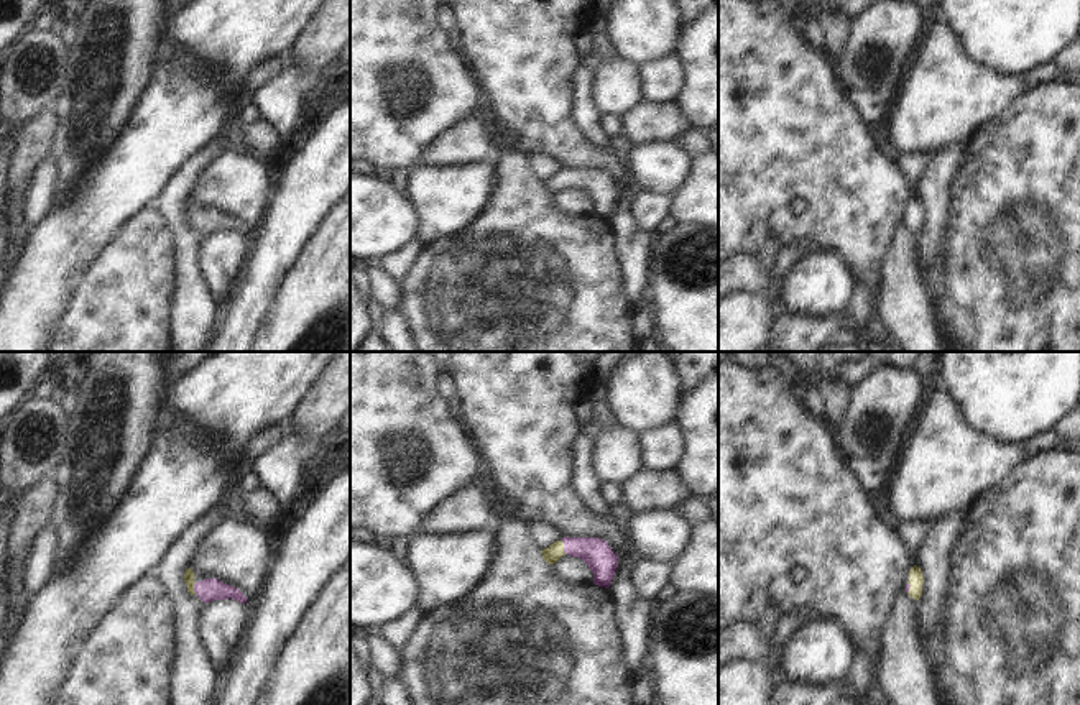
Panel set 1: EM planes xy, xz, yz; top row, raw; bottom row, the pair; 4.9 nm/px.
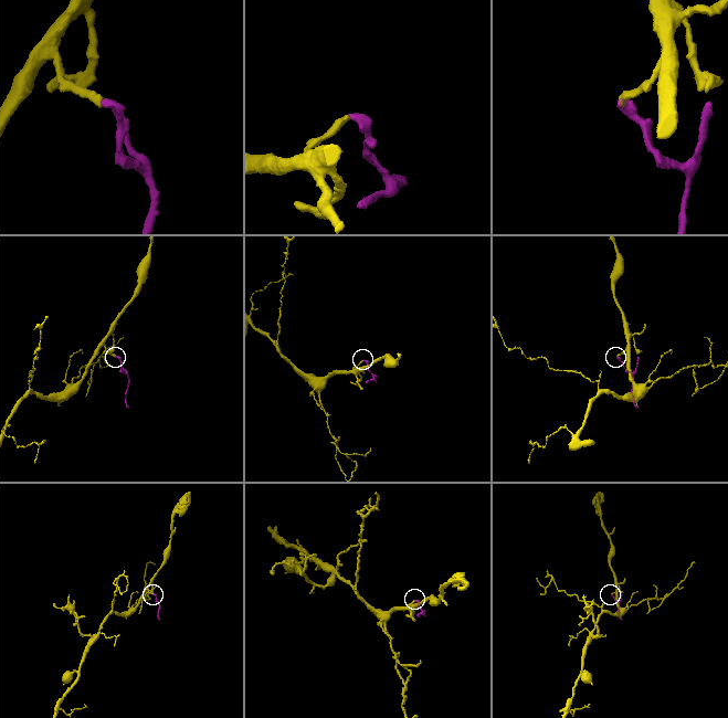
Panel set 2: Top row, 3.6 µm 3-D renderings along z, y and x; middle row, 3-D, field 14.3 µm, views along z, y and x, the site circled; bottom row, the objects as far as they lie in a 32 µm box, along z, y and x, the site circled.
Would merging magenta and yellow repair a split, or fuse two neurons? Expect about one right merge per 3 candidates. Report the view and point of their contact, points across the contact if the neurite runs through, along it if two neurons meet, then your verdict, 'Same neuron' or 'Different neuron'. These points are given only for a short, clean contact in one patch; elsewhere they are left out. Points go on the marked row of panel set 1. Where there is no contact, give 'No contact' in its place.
Touches magenta at xz (564, 548). Path across: xz (595, 552), (586, 548), (564, 548), (551, 554). Same neuron.

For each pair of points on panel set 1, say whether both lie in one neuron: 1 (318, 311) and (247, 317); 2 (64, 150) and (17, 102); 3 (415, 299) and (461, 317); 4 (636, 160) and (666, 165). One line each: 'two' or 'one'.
1: two
2: two
3: one
4: one

